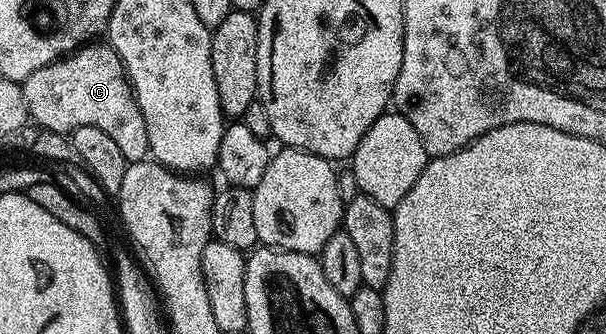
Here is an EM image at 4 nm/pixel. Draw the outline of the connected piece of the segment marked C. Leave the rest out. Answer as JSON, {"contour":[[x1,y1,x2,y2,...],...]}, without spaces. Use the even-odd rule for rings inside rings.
{"contour":[[84,44,78,50,71,51,67,57,58,58,45,68,37,68,37,72,33,72,21,83,30,121,36,122,36,127,64,135,82,126,101,128,101,132,108,134,116,142,117,148,121,148,121,156,125,156,127,163,144,161,151,153,149,132,145,132,145,116,141,116,141,108,131,90,127,73,123,71,121,60,112,46,95,45,99,44]]}

